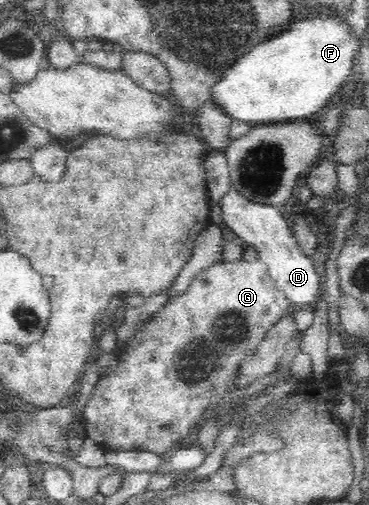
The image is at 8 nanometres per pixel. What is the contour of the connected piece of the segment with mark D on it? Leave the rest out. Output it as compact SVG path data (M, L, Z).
M233 187L222 198L220 206L223 212L223 226L232 229L237 237L256 248L258 260L268 268L268 276L292 306L316 305L322 296L319 261L303 254L298 241L292 237L279 207L251 202Z

